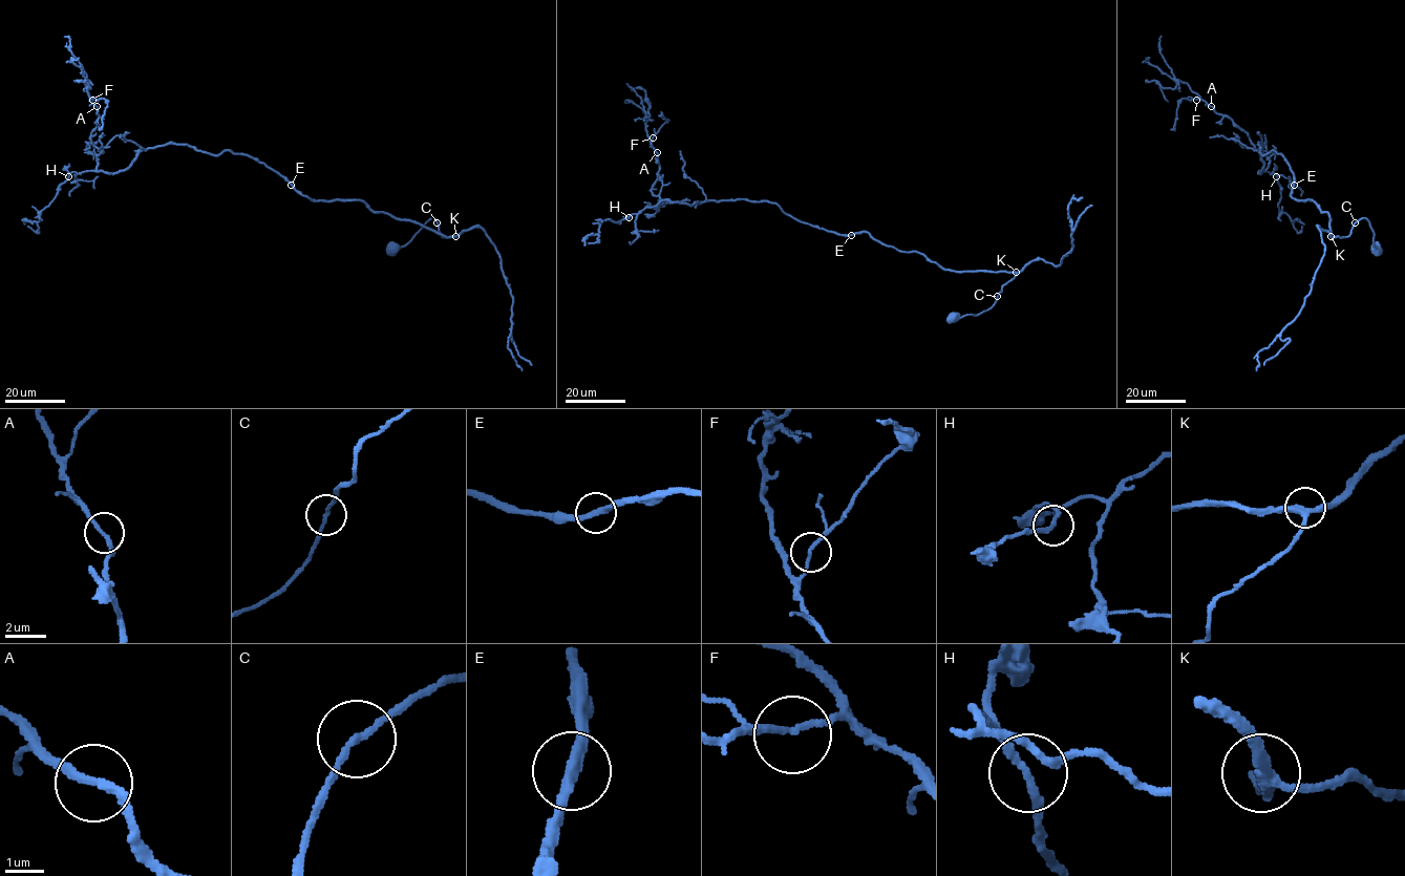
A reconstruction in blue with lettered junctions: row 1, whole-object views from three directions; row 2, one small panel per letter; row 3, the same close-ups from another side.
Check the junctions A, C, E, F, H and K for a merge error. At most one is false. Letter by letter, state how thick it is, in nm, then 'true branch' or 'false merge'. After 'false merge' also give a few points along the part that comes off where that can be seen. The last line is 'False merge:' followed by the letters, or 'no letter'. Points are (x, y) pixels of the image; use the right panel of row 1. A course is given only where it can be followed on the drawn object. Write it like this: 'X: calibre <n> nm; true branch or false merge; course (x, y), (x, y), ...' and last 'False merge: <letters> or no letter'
A: calibre 200 nm; true branch
C: calibre 160 nm; true branch
E: calibre 280 nm; true branch
F: calibre 150 nm; true branch
H: calibre 180 nm; true branch
K: calibre 280 nm; true branch
False merge: no letter

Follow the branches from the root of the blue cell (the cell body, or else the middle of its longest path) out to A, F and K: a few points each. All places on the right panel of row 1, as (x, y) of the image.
A: (1375, 247), (1365, 217), (1331, 236), (1281, 154), (1258, 143), (1259, 172), (1211, 106)
F: (1375, 247), (1365, 217), (1331, 236), (1281, 154), (1258, 143), (1259, 172), (1196, 100)
K: (1375, 247), (1374, 231), (1365, 217), (1354, 225), (1348, 236), (1331, 236)

